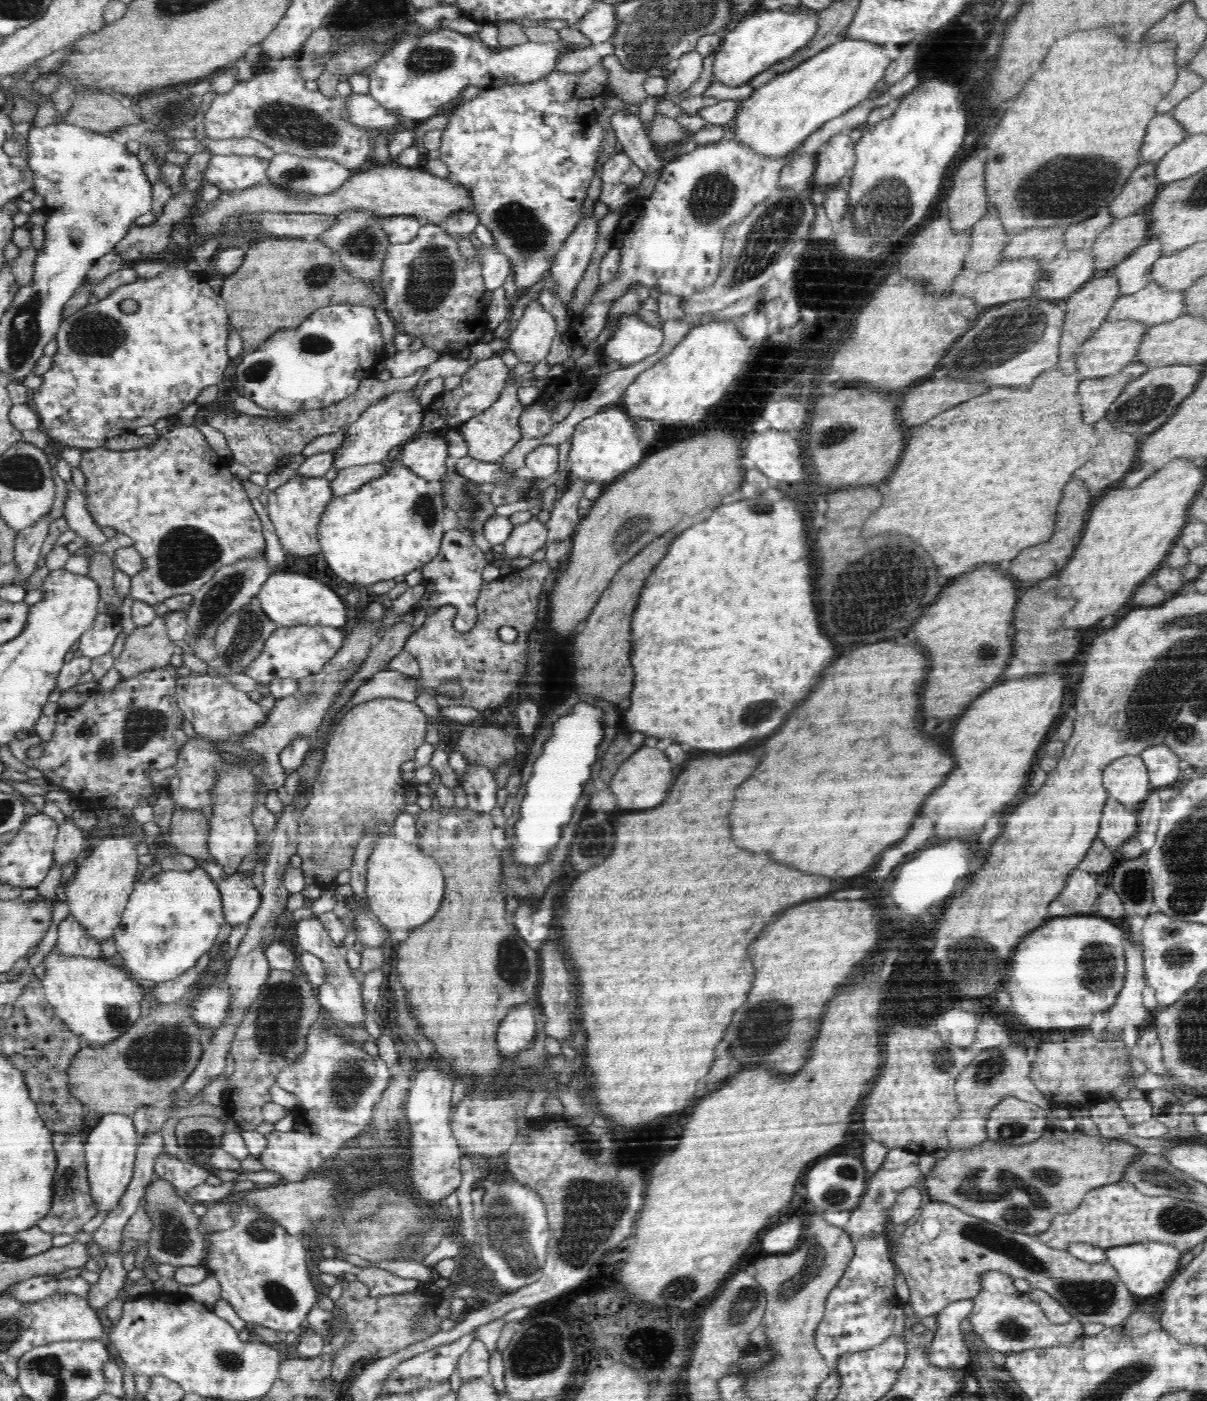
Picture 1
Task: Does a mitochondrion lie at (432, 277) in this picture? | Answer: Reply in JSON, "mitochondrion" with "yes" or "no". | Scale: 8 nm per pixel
{"mitochondrion":"yes"}

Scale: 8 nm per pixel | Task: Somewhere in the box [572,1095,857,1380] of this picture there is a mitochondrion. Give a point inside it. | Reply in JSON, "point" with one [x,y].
{"point":[793,1287]}

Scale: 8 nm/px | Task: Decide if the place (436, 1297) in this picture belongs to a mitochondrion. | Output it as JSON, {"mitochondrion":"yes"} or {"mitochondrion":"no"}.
{"mitochondrion":"no"}

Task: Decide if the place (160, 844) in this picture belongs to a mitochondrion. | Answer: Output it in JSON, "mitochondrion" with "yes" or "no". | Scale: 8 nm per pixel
{"mitochondrion":"no"}

